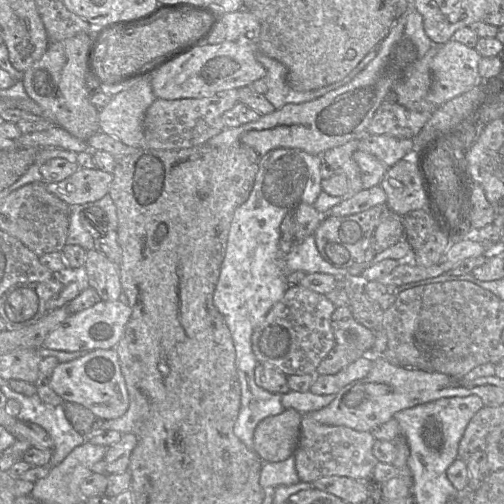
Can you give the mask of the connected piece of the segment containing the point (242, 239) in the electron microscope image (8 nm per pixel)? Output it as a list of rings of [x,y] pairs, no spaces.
[[[276,148],[276,149],[269,151],[265,155],[261,156],[259,161],[258,161],[258,171],[257,171],[257,174],[256,174],[255,182],[254,182],[253,188],[251,190],[250,196],[244,204],[242,204],[240,207],[237,208],[237,210],[234,213],[232,222],[231,222],[226,252],[225,252],[224,260],[223,260],[222,265],[221,265],[219,279],[218,279],[215,291],[214,291],[213,302],[214,302],[214,305],[216,306],[216,308],[218,309],[218,311],[223,315],[223,317],[224,317],[226,323],[227,323],[227,326],[228,326],[228,328],[231,332],[232,339],[233,339],[234,346],[235,346],[236,367],[237,367],[238,380],[239,380],[239,384],[240,384],[240,388],[241,388],[241,406],[240,406],[240,411],[239,411],[237,420],[236,420],[235,425],[234,425],[234,434],[239,438],[239,440],[241,442],[243,442],[245,444],[245,446],[248,449],[253,449],[254,431],[255,431],[257,425],[263,419],[265,419],[269,416],[278,415],[285,410],[285,407],[281,403],[281,398],[282,398],[283,394],[272,393],[272,392],[269,392],[267,390],[264,390],[263,388],[259,387],[255,382],[254,371],[255,371],[255,368],[259,365],[259,363],[257,362],[255,355],[253,353],[253,349],[252,349],[252,334],[253,334],[255,328],[262,323],[262,321],[264,320],[264,318],[265,318],[266,314],[269,312],[269,310],[277,302],[279,302],[283,298],[286,290],[290,286],[288,281],[287,281],[287,276],[288,276],[289,273],[292,273],[296,270],[302,270],[306,274],[315,273],[315,272],[322,272],[322,273],[332,274],[332,275],[336,276],[336,278],[341,280],[341,279],[343,279],[343,277],[350,275],[349,271],[350,271],[351,268],[353,268],[353,266],[350,266],[349,268],[336,267],[336,266],[330,264],[329,262],[327,262],[321,256],[321,254],[319,253],[317,246],[316,246],[316,243],[315,243],[315,238],[314,238],[313,235],[308,236],[307,238],[305,238],[301,242],[296,242],[293,245],[291,251],[287,254],[286,257],[283,256],[283,254],[280,250],[280,238],[281,238],[280,225],[281,225],[283,218],[288,213],[292,212],[301,203],[314,205],[317,197],[319,196],[319,194],[322,191],[322,187],[321,187],[322,177],[321,177],[321,174],[320,174],[321,163],[322,163],[322,157],[320,155],[310,154],[310,153],[307,153],[303,150],[294,149],[294,148]]]

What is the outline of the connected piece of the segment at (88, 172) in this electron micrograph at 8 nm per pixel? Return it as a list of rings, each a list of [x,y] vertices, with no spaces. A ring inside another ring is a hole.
[[[80,167],[60,182],[44,182],[46,190],[70,206],[95,202],[108,195],[113,174]]]

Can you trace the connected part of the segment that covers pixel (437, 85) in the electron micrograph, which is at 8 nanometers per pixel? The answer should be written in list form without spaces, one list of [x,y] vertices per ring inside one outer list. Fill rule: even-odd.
[[[454,39],[437,46],[430,65],[433,83],[427,101],[438,107],[479,87],[484,82],[478,72],[481,58],[475,48]]]

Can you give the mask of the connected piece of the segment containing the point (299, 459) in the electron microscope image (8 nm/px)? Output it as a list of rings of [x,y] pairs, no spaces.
[[[302,414],[298,445],[293,454],[300,481],[313,483],[322,477],[343,476],[366,482],[379,462],[373,454],[375,442],[371,432],[321,424],[310,414]]]

